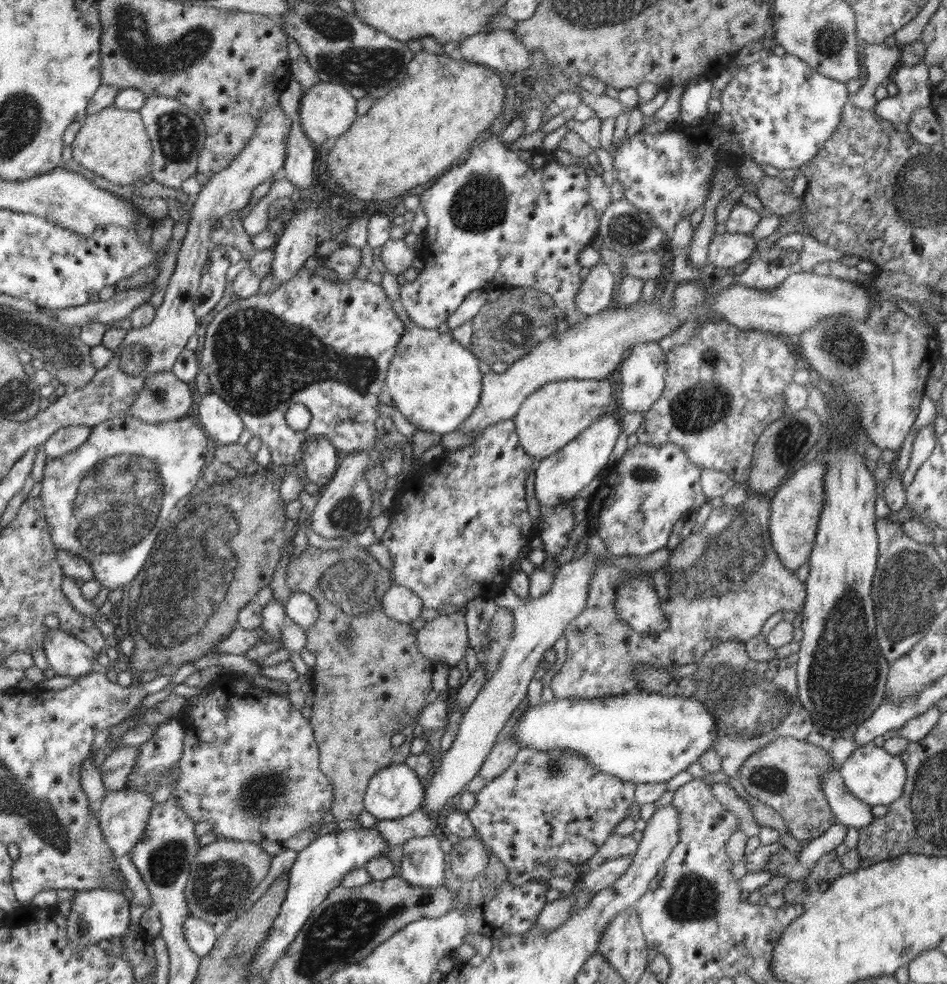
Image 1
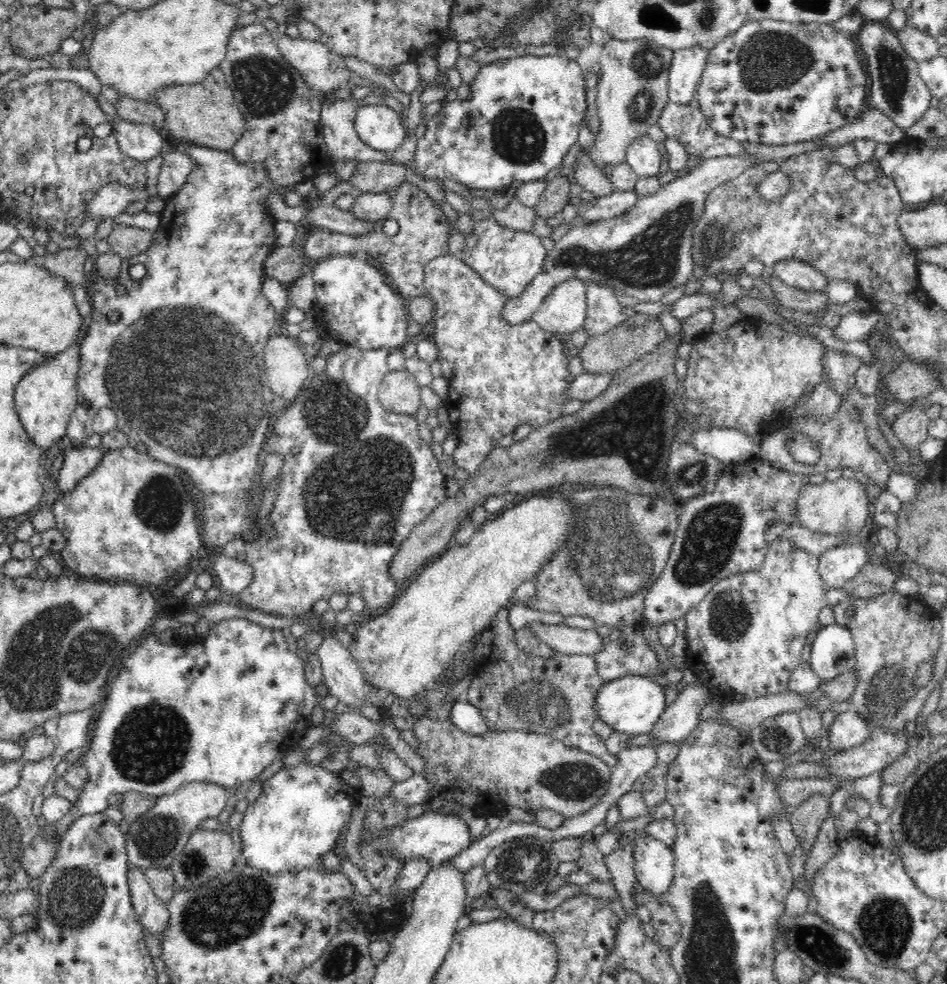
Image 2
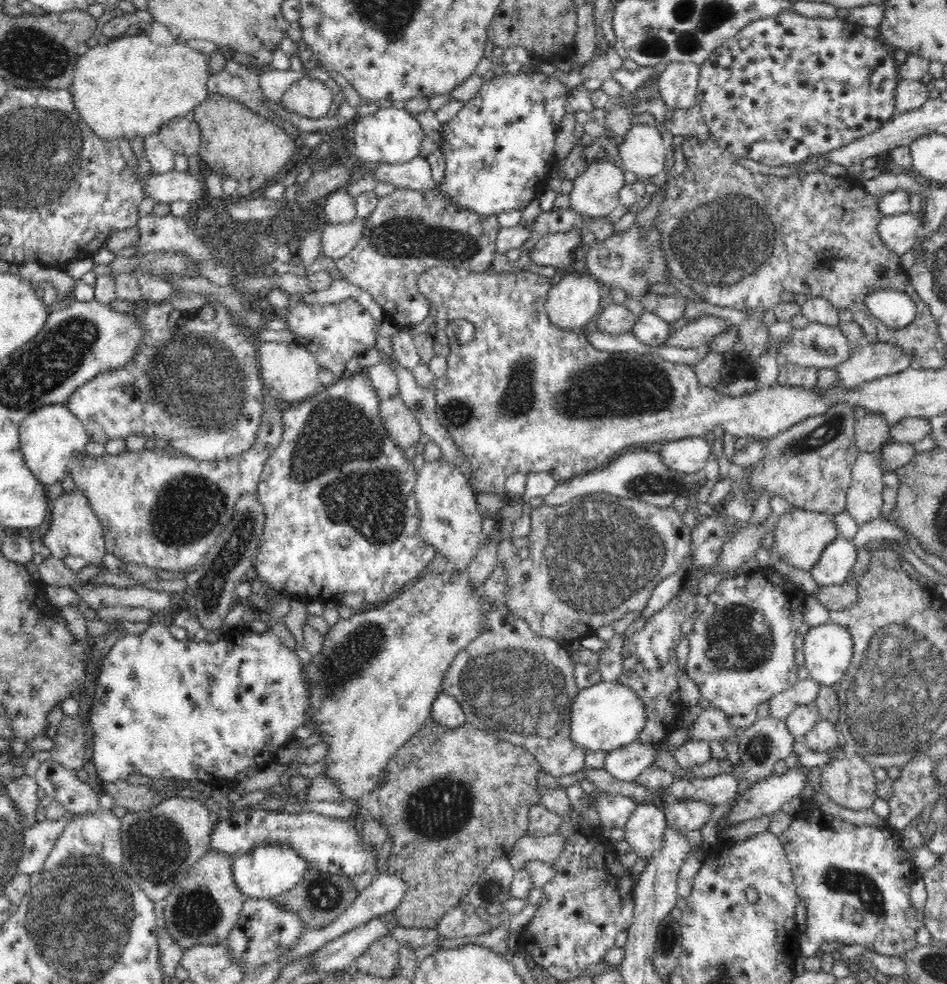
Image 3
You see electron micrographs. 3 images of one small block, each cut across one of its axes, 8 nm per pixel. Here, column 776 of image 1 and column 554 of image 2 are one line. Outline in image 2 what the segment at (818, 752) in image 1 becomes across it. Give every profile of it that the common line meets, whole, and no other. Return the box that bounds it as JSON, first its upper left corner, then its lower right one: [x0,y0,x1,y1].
[413,716,612,819]

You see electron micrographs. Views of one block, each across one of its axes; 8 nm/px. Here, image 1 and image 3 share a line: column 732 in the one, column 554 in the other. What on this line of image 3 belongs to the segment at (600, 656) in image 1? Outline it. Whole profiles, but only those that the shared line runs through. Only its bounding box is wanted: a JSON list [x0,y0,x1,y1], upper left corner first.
[499,494,693,647]

